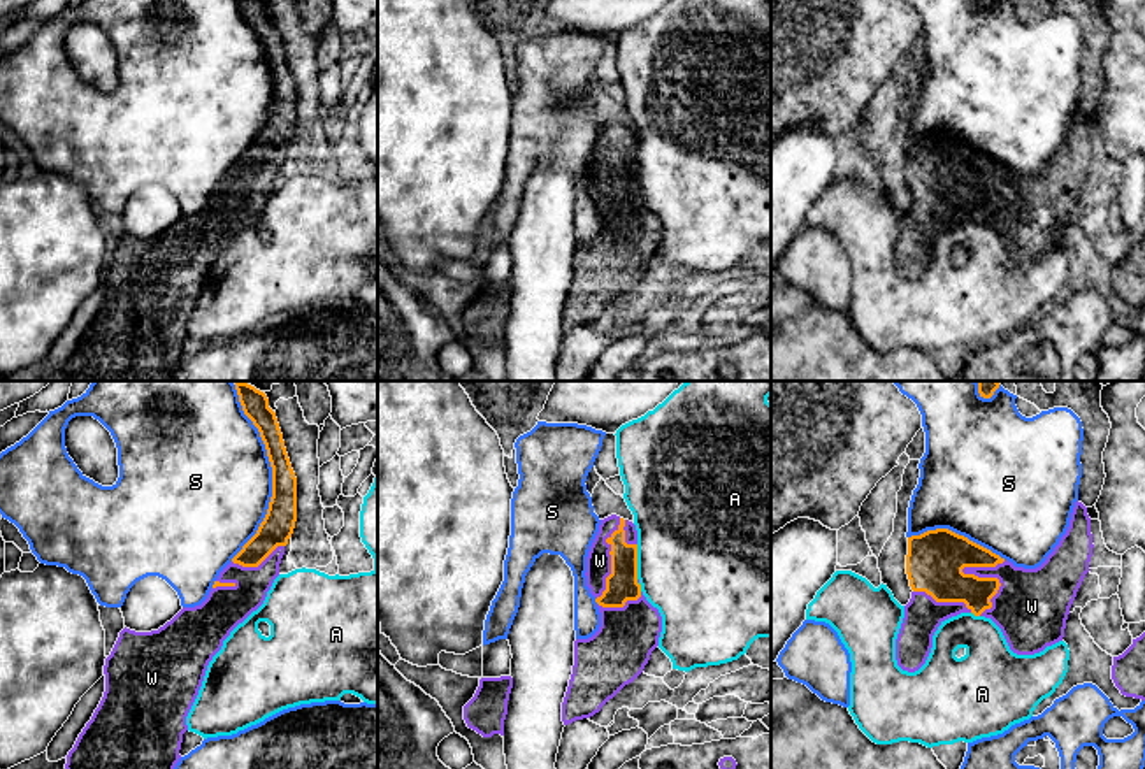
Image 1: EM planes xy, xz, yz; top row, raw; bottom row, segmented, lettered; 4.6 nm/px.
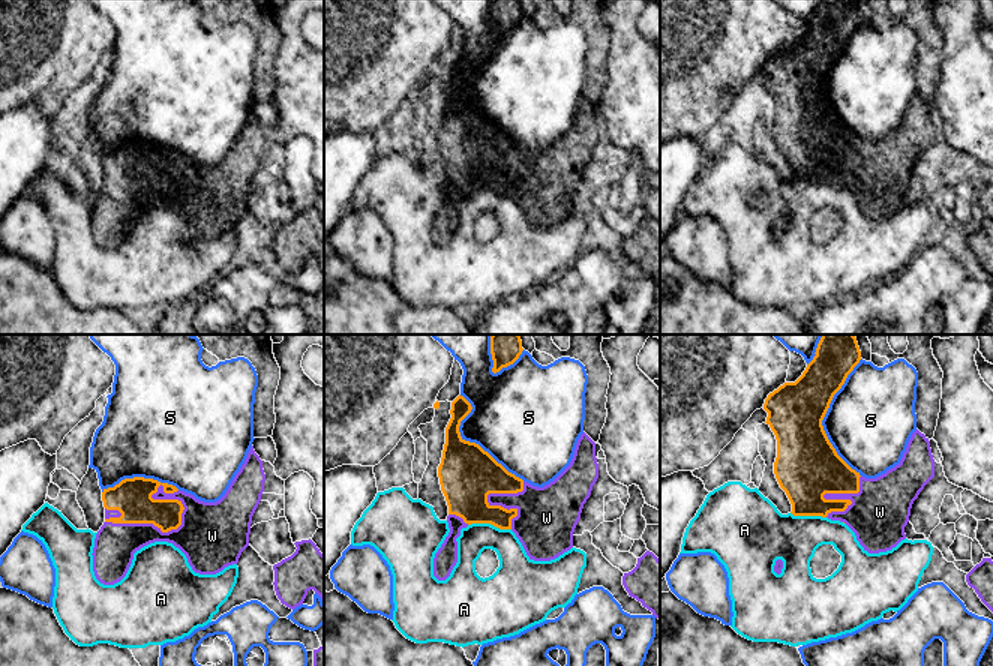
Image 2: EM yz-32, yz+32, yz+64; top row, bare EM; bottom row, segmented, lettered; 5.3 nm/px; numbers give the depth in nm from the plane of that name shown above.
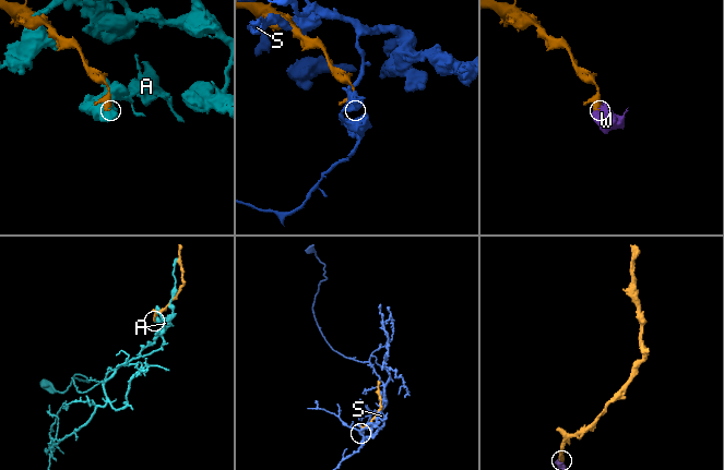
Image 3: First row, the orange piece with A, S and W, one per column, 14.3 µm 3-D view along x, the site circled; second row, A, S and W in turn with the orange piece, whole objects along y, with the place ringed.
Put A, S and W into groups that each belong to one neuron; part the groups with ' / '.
A / S / W

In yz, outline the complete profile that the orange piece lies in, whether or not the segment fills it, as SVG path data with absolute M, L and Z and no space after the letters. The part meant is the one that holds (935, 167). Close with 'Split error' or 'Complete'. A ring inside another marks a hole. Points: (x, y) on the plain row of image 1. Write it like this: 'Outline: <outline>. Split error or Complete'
Outline: M1078 107L1066 140L1036 176L1015 174L948 135L908 144L906 181L913 198L896 246L897 272L918 277L938 234L961 219L990 225L1017 262L1062 248L1092 155L1091 125Z. Split error

